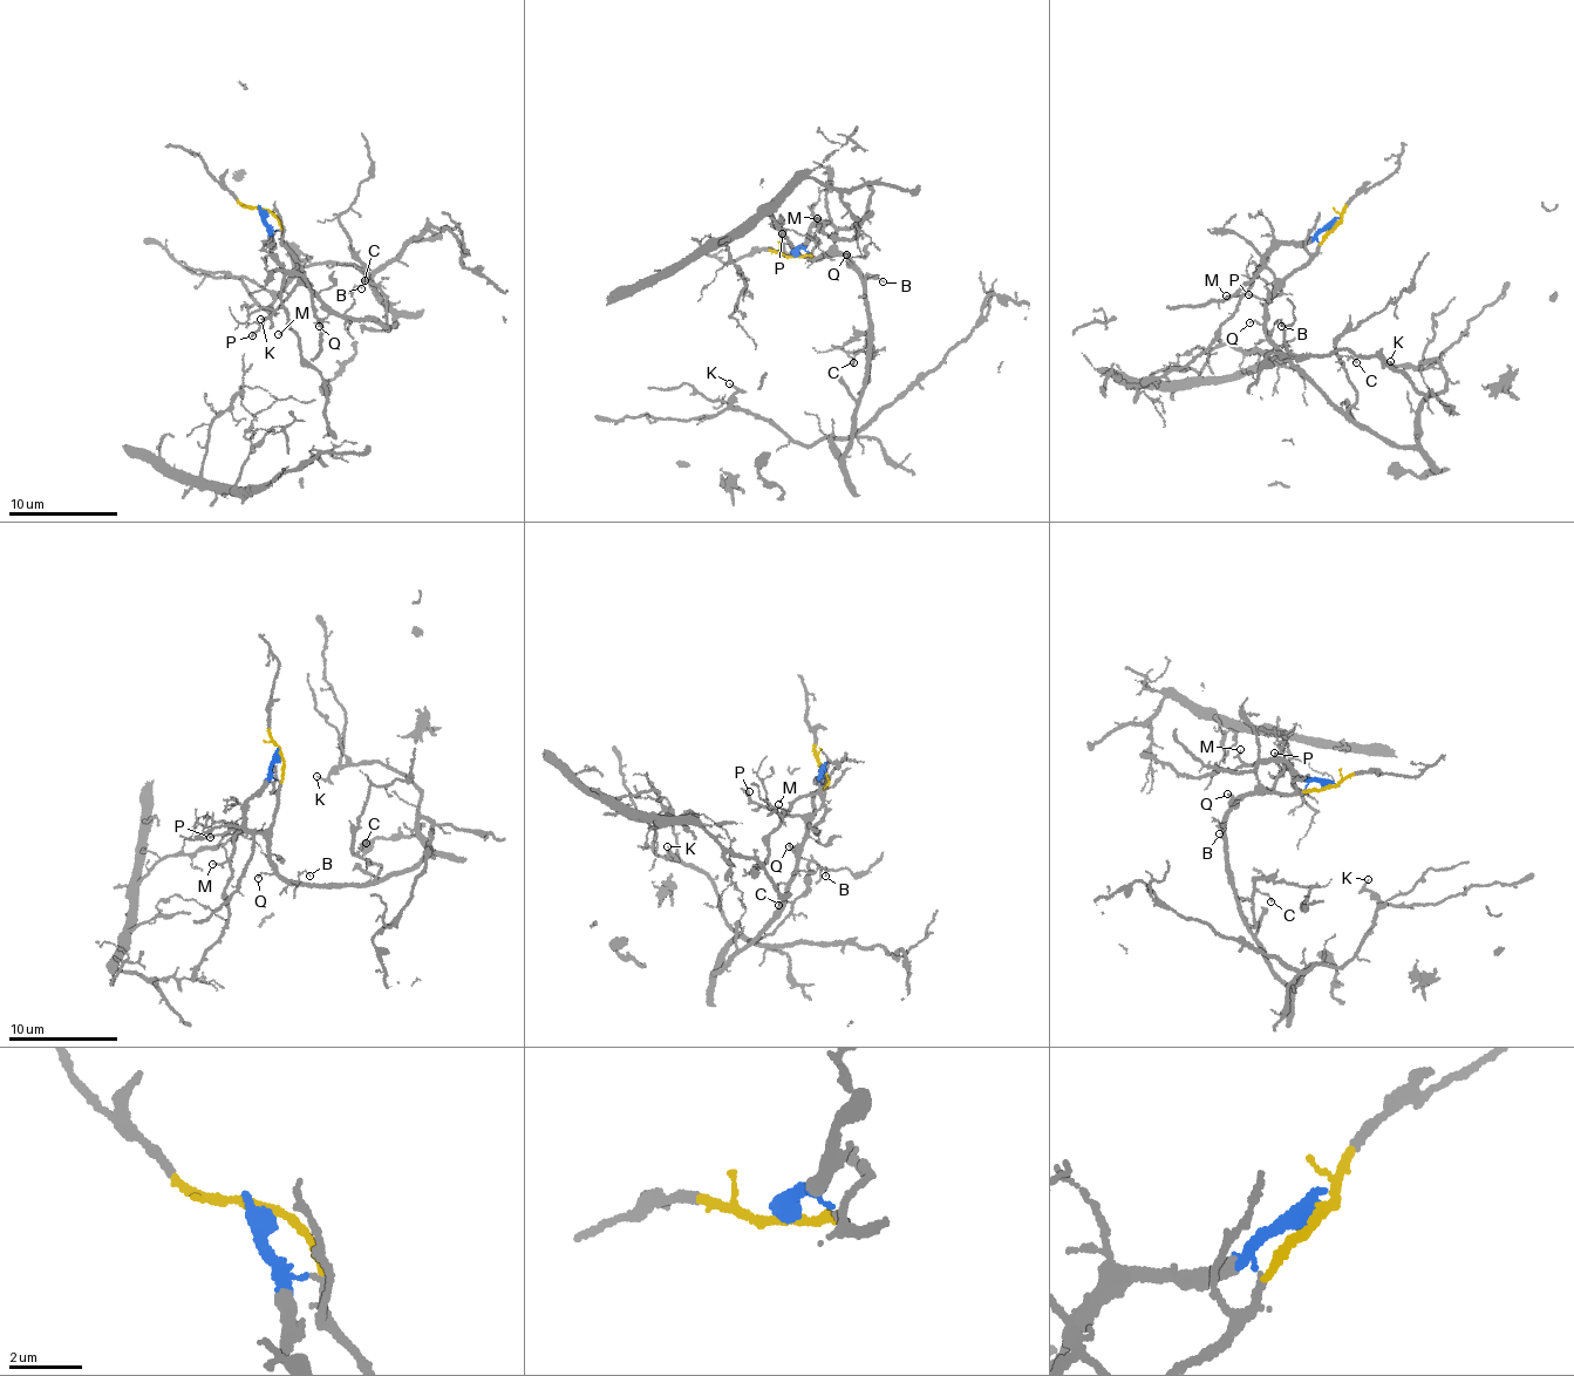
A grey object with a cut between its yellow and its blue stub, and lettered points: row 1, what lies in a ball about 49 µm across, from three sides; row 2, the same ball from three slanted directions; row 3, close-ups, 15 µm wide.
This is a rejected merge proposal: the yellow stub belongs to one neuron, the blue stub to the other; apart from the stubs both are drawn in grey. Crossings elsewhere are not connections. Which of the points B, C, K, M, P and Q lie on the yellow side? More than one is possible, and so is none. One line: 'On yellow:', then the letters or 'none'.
On yellow: B, C, K, P, Q

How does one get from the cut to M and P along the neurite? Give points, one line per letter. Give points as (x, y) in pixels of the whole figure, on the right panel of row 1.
M: (1335, 224), (1327, 223), (1305, 243), (1280, 245), (1264, 261), (1253, 281), (1237, 297), (1225, 297)
P: (1335, 224), (1319, 250), (1287, 277), (1282, 294), (1247, 294)

